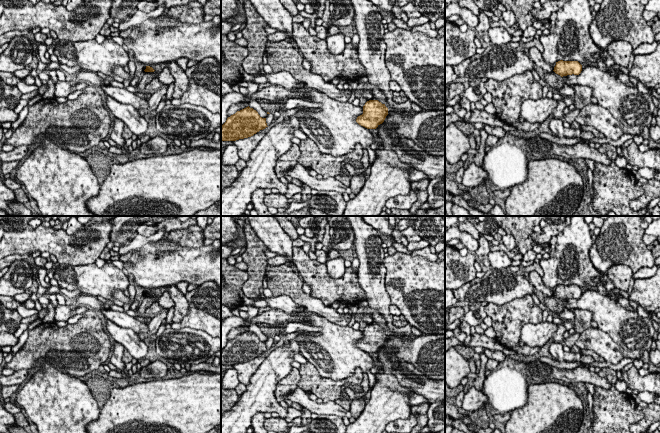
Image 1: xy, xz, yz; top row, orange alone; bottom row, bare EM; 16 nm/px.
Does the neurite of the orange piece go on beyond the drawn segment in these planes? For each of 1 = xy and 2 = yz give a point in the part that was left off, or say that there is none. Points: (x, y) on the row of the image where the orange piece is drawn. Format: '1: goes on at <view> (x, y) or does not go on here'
1: does not go on here
2: does not go on here

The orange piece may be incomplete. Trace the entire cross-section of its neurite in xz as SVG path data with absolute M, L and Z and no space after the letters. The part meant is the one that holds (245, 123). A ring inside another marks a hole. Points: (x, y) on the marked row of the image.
M248 106L227 118L221 127L221 141L248 138L266 127L266 118Z

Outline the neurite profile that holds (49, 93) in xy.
M52 79L47 81L48 90L44 93L43 98L54 98L55 83Z

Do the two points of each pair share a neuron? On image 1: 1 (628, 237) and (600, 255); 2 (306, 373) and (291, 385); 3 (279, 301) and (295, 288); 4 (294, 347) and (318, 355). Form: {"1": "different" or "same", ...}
{"1": "same", "2": "different", "3": "different", "4": "different"}

